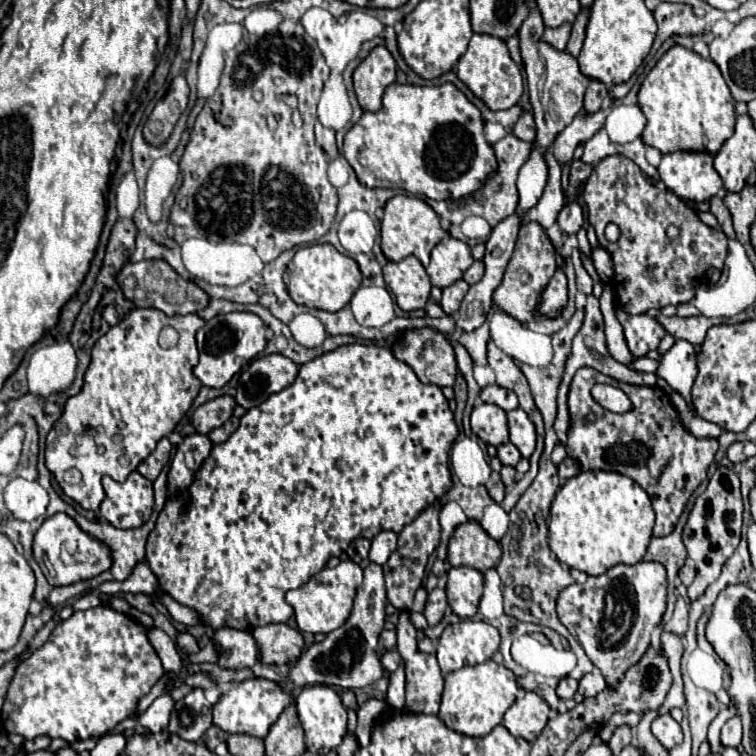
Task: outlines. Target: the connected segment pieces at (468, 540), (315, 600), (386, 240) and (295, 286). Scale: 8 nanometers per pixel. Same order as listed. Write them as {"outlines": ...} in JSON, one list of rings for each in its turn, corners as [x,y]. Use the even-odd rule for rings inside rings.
{"outlines":[[[[468,521],[456,527],[448,543],[448,563],[454,567],[468,565],[482,573],[496,567],[500,561],[500,545],[492,539],[476,521]]],[[[348,559],[348,561],[340,561],[340,565],[334,569],[324,567],[320,573],[310,577],[308,583],[288,591],[286,601],[294,609],[298,629],[308,633],[330,633],[340,625],[344,625],[344,621],[352,611],[352,601],[360,583],[362,583],[362,567]]],[[[396,195],[384,205],[384,217],[380,221],[380,237],[382,237],[380,247],[382,247],[382,253],[386,255],[386,259],[402,261],[402,259],[414,255],[420,259],[420,263],[424,267],[428,267],[430,253],[444,239],[444,235],[446,235],[446,231],[440,227],[438,215],[426,201],[422,201],[418,197],[410,197],[410,195]]],[[[314,243],[300,247],[288,265],[288,273],[290,273],[288,281],[290,297],[298,305],[316,307],[324,311],[340,311],[342,307],[346,307],[362,281],[358,263],[352,257],[338,253],[330,243]]]]}

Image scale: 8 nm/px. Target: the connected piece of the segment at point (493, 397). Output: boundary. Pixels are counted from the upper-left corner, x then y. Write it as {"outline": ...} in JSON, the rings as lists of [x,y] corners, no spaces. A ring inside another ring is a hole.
{"outline":[[[488,385],[488,387],[484,387],[484,389],[480,391],[480,399],[482,399],[484,403],[494,403],[494,405],[498,405],[498,407],[502,407],[504,411],[512,411],[512,409],[518,407],[516,395],[514,395],[512,391],[508,391],[508,389],[498,387],[498,385]]]}

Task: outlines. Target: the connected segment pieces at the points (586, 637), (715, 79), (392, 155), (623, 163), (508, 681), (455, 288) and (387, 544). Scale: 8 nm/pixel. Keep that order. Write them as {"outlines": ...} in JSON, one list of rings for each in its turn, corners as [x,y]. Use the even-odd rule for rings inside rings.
{"outlines":[[[[640,561],[636,565],[616,565],[602,575],[588,577],[586,583],[574,583],[566,587],[558,597],[558,617],[564,627],[578,639],[588,659],[602,669],[606,683],[616,683],[624,671],[644,655],[650,647],[650,633],[660,625],[660,619],[666,609],[666,571],[660,563]]],[[[674,45],[664,53],[640,87],[638,107],[648,121],[642,141],[658,149],[662,155],[674,151],[706,151],[716,157],[716,151],[720,151],[720,147],[732,137],[736,125],[734,105],[736,103],[716,63]]],[[[452,83],[440,87],[388,85],[378,113],[366,111],[362,119],[344,137],[344,157],[356,171],[364,187],[404,189],[414,195],[426,195],[436,201],[460,199],[482,187],[486,175],[496,167],[490,143],[484,139],[484,121],[480,111]]],[[[624,155],[602,159],[588,177],[582,197],[588,207],[588,223],[596,229],[600,245],[614,261],[616,273],[612,285],[618,297],[618,307],[630,315],[688,303],[702,285],[706,271],[710,267],[724,267],[728,251],[726,235],[704,225],[688,203],[676,199],[670,191],[648,183],[640,167]],[[608,223],[620,227],[620,239],[616,243],[610,243],[604,235]],[[668,225],[678,225],[682,235],[678,239],[668,239]]],[[[492,659],[480,665],[462,667],[446,675],[446,687],[442,693],[442,707],[438,717],[458,733],[470,737],[484,737],[502,723],[502,717],[506,709],[516,701],[518,691],[520,687],[516,675]]],[[[460,279],[460,281],[456,281],[454,285],[450,285],[450,287],[446,287],[446,289],[442,291],[440,307],[444,309],[446,315],[454,315],[454,313],[460,309],[460,303],[462,303],[468,287],[470,287],[470,285]]],[[[380,531],[374,539],[372,539],[372,547],[370,547],[370,561],[384,565],[390,557],[390,553],[396,549],[396,539],[398,535],[394,531]]]]}

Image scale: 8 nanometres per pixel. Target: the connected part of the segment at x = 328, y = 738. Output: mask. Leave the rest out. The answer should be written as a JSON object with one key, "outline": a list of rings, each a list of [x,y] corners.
{"outline":[[[328,685],[302,687],[300,695],[296,697],[296,707],[298,707],[298,715],[300,715],[304,729],[307,751],[324,755],[324,753],[330,753],[332,749],[336,749],[344,741],[348,713],[340,701],[340,695],[332,687],[328,687]]]}

